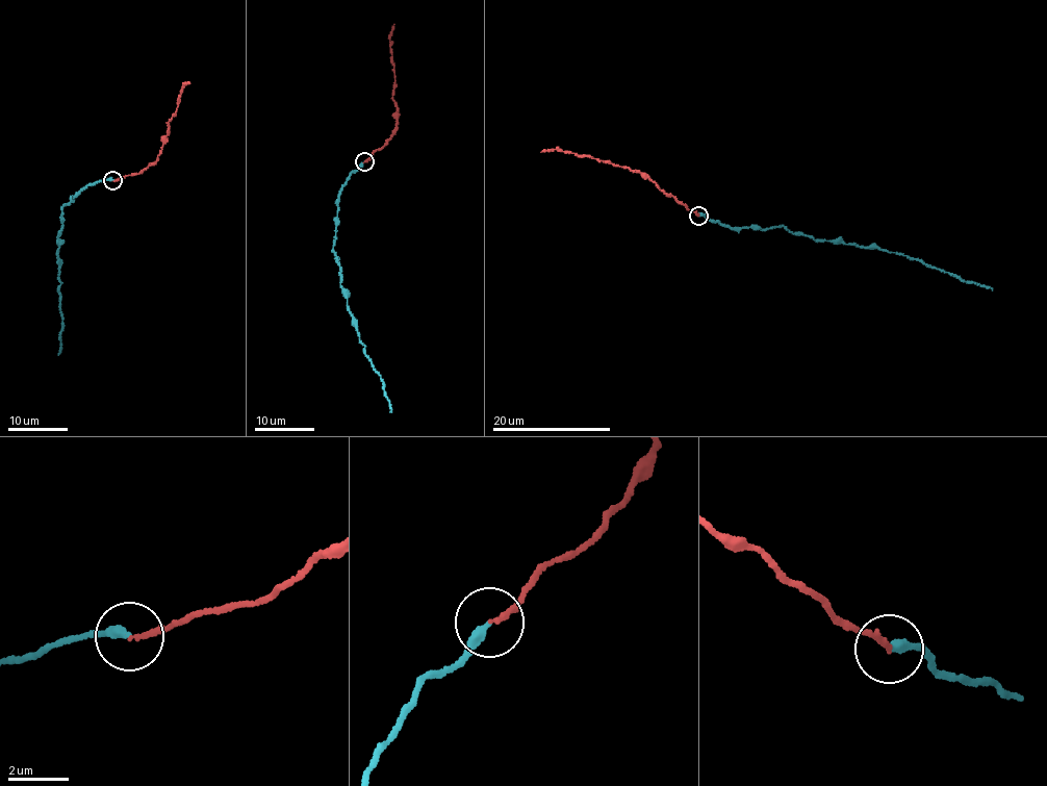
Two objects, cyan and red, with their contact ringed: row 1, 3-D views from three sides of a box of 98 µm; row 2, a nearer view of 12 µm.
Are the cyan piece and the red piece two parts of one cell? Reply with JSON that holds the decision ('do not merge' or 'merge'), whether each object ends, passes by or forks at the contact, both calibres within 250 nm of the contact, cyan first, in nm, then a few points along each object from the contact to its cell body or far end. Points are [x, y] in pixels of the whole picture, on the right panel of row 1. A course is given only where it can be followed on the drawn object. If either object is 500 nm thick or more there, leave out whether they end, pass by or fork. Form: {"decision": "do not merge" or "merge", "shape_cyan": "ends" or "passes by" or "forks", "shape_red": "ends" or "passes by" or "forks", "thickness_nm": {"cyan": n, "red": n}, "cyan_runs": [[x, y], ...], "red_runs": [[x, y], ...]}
{"decision": "merge", "shape_cyan": "ends", "shape_red": "ends", "thickness_nm": {"cyan": 300, "red": 170}, "cyan_runs": [[697, 214], [730, 227], [768, 229], [785, 226], [791, 232], [815, 239], [897, 253], [992, 290]], "red_runs": [[697, 214], [678, 202], [673, 196], [663, 194], [640, 172], [556, 149], [541, 152]]}

